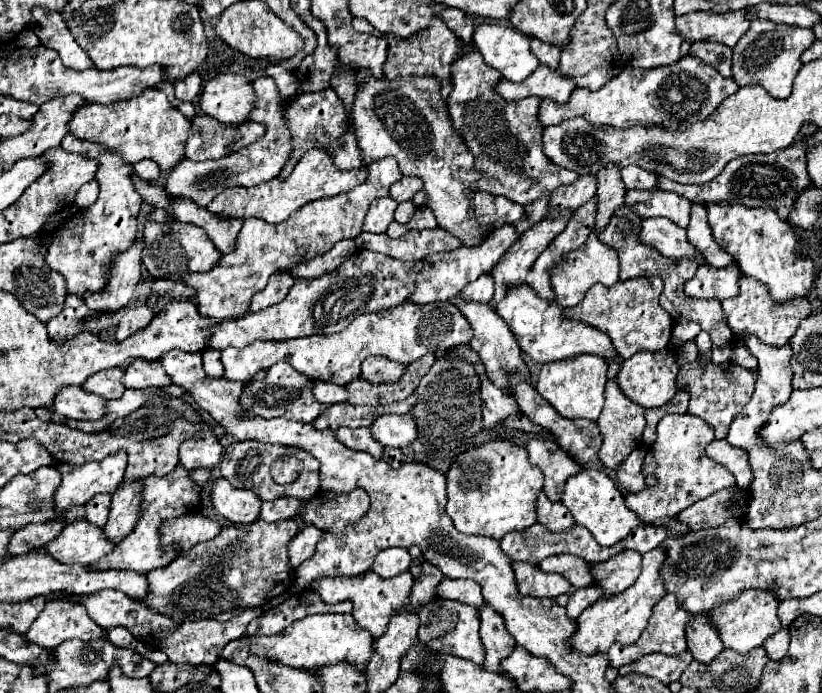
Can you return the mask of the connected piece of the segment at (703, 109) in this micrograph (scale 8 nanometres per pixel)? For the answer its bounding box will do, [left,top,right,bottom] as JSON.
[538,56,738,130]

